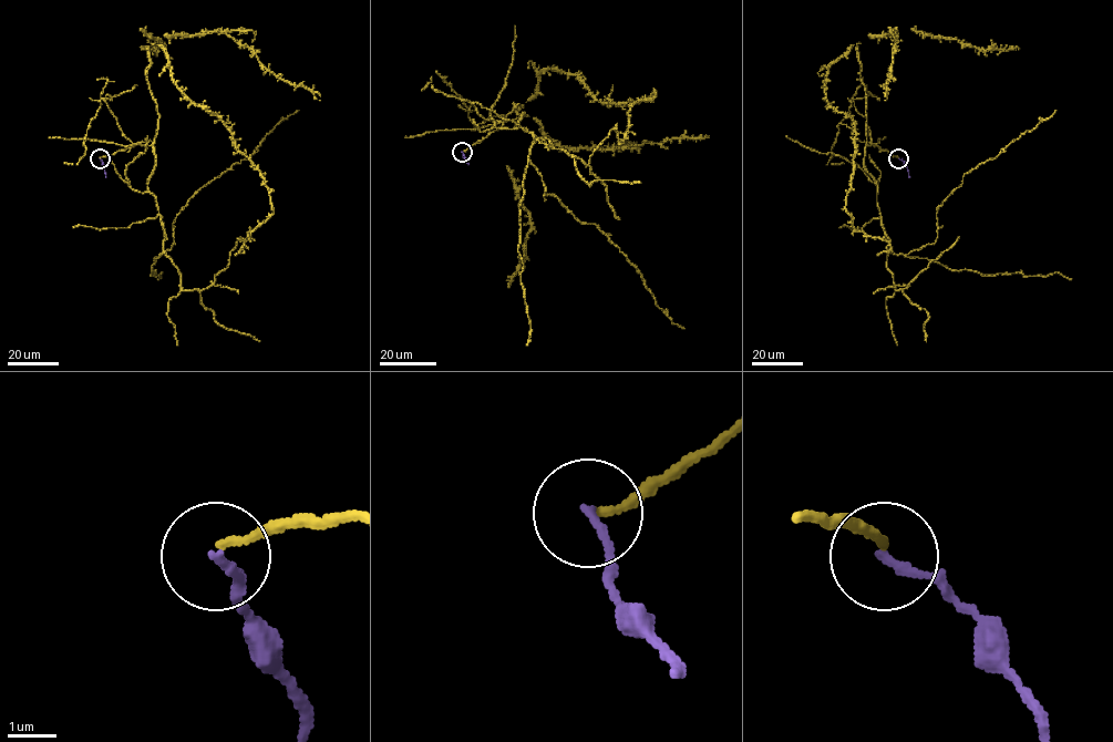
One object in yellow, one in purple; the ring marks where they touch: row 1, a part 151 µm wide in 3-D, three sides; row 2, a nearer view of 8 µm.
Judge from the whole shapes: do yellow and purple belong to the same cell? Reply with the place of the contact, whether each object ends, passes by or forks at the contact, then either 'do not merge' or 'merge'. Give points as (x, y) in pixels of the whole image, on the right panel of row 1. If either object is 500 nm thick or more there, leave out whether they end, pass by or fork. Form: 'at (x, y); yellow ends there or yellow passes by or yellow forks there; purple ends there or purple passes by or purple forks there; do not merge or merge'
at (898, 158); yellow ends there; purple ends there; do not merge

